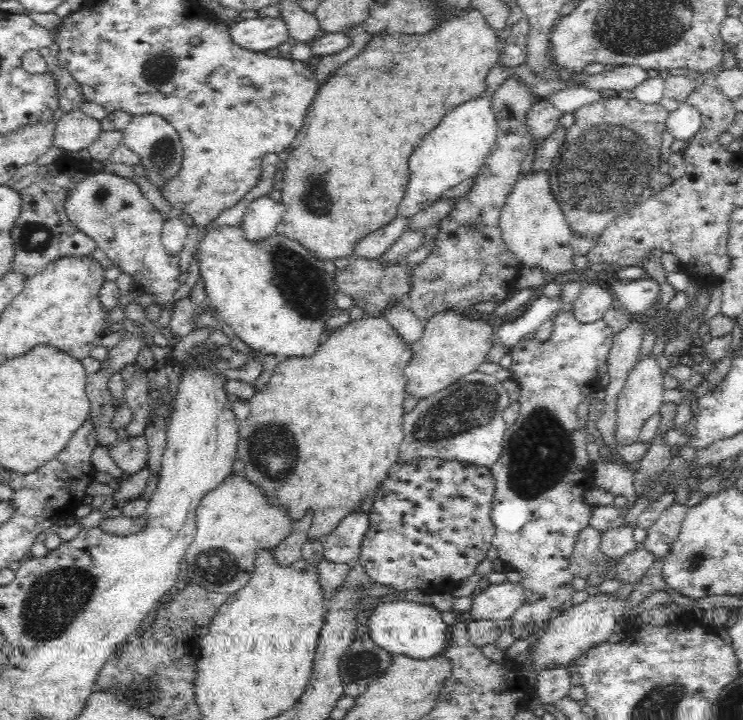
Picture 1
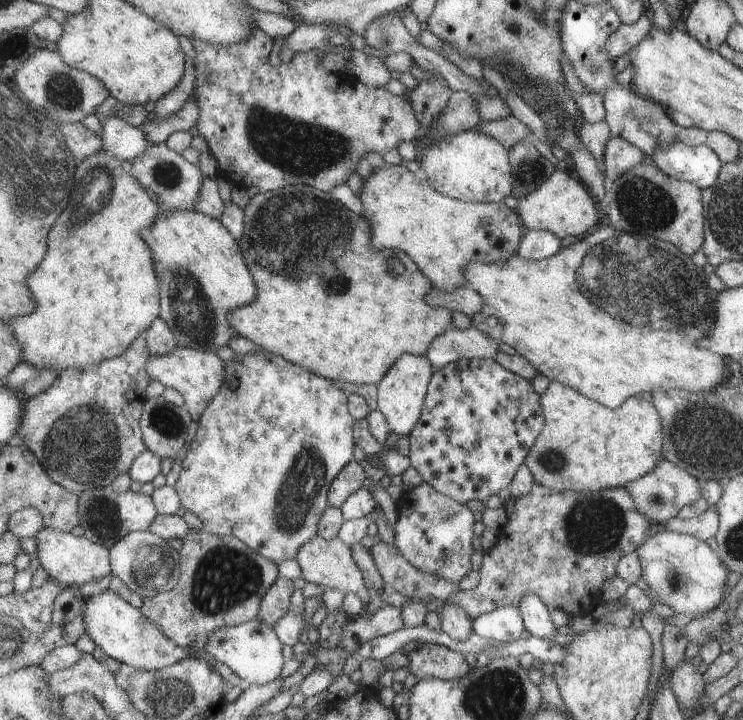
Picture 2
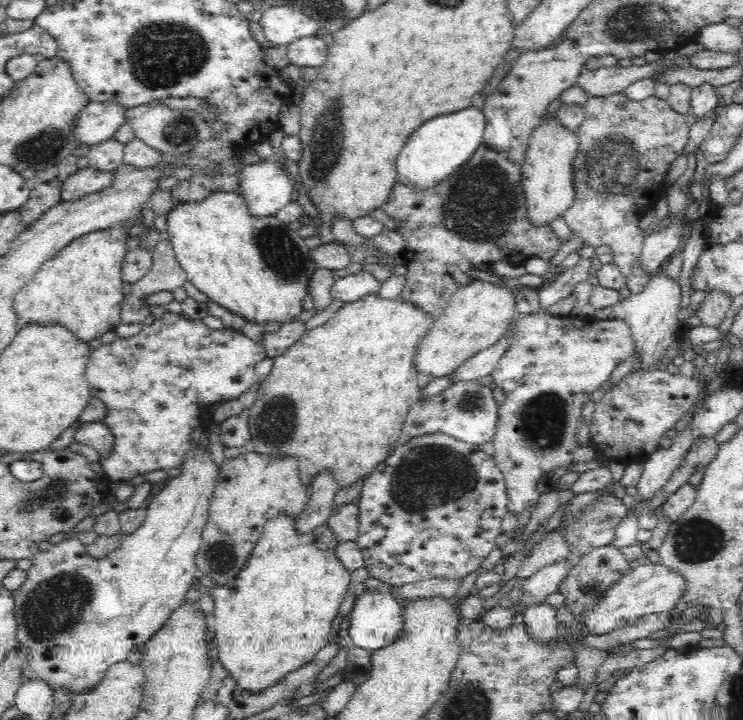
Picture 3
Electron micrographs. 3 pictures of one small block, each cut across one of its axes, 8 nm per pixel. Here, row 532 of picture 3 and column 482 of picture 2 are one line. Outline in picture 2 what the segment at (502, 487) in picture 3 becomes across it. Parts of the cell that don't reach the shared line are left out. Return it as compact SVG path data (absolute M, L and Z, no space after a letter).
M459 359L451 361L438 369L435 369L434 376L431 377L429 388L427 389L426 400L422 404L421 416L414 428L410 430L408 437L409 452L408 457L410 465L418 472L421 480L429 486L434 487L439 494L449 496L457 502L467 502L467 500L480 500L485 501L492 494L503 495L504 489L510 484L514 478L514 474L518 470L518 466L529 454L538 434L543 429L543 414L542 406L539 406L540 396L537 396L531 388L531 384L527 379L523 380L519 375L513 374L506 367L501 366L497 361L491 359Z

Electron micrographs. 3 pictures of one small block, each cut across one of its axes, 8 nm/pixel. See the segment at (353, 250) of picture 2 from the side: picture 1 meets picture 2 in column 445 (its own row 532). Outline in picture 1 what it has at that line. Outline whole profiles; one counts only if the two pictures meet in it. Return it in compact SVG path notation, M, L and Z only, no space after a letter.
M365 313L362 318L350 319L342 328L325 335L312 356L282 358L275 366L269 381L249 398L250 414L246 416L245 420L240 421L237 450L238 457L245 464L246 477L248 480L253 480L254 484L262 489L262 494L266 496L266 500L270 501L270 505L286 508L287 516L292 522L299 521L308 510L311 510L313 521L307 540L324 539L349 512L358 511L364 496L376 489L376 486L384 480L389 470L398 461L399 446L402 444L404 435L404 400L407 396L407 380L403 370L412 355L413 350L410 343L400 338L398 331L390 325L383 314L369 315Z

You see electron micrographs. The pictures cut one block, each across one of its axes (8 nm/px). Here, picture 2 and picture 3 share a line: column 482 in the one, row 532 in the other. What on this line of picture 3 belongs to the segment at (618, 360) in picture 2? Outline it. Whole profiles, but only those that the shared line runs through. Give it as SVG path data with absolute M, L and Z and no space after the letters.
M279 513L265 524L261 537L236 577L211 588L214 600L218 659L242 690L260 692L277 685L286 674L307 665L328 645L331 630L339 621L340 604L350 590L351 572L341 565L336 554L339 540L327 524L304 534L296 532L295 519Z

